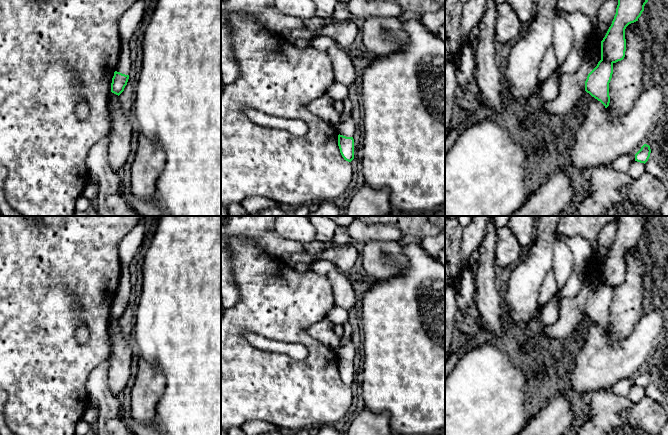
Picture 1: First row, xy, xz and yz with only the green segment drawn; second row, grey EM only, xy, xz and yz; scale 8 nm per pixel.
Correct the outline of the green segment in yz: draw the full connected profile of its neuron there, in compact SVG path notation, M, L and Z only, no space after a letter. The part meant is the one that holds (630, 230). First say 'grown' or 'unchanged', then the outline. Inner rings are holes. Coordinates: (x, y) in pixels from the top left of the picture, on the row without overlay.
unchanged; M620 216L616 238L605 261L601 265L601 284L588 298L585 315L600 325L605 332L609 330L609 307L613 298L613 288L625 281L626 251L638 245L648 226L649 216Z

